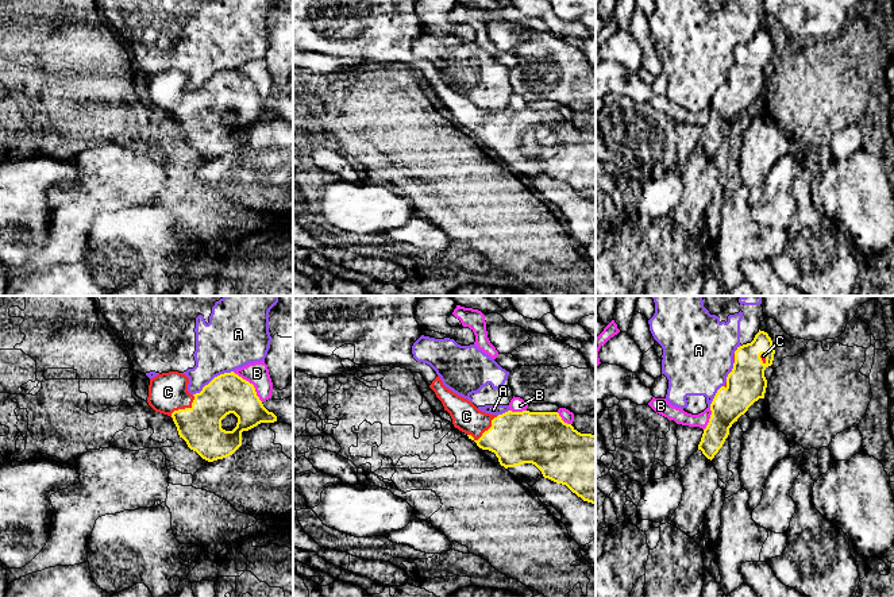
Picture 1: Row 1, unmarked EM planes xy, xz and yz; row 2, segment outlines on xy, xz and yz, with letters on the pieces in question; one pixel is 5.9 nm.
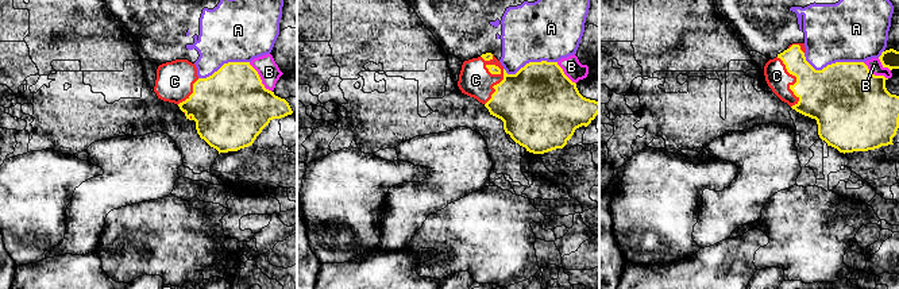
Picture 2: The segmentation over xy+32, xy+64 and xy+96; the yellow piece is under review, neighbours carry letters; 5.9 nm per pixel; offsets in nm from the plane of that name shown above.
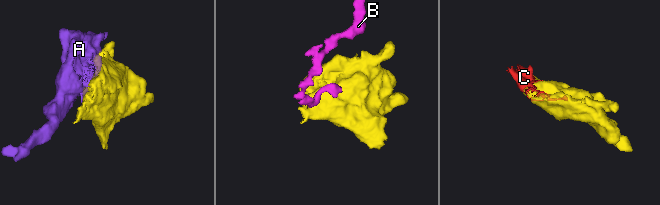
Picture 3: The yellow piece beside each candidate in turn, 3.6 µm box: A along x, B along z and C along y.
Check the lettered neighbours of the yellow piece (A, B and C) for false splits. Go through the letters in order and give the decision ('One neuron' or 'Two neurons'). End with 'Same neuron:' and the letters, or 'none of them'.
A: Two neurons
B: Two neurons
C: One neuron
Same neuron: C

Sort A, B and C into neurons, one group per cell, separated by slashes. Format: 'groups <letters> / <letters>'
groups A / B / C

